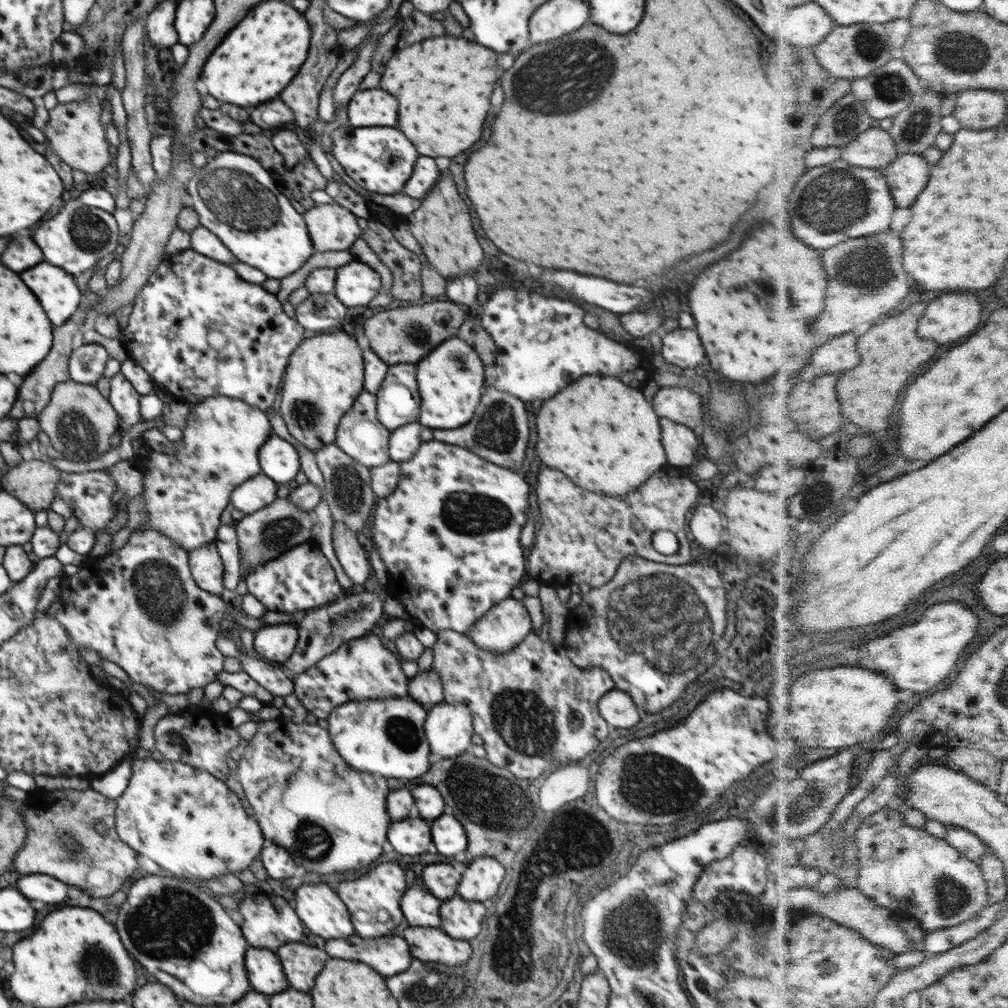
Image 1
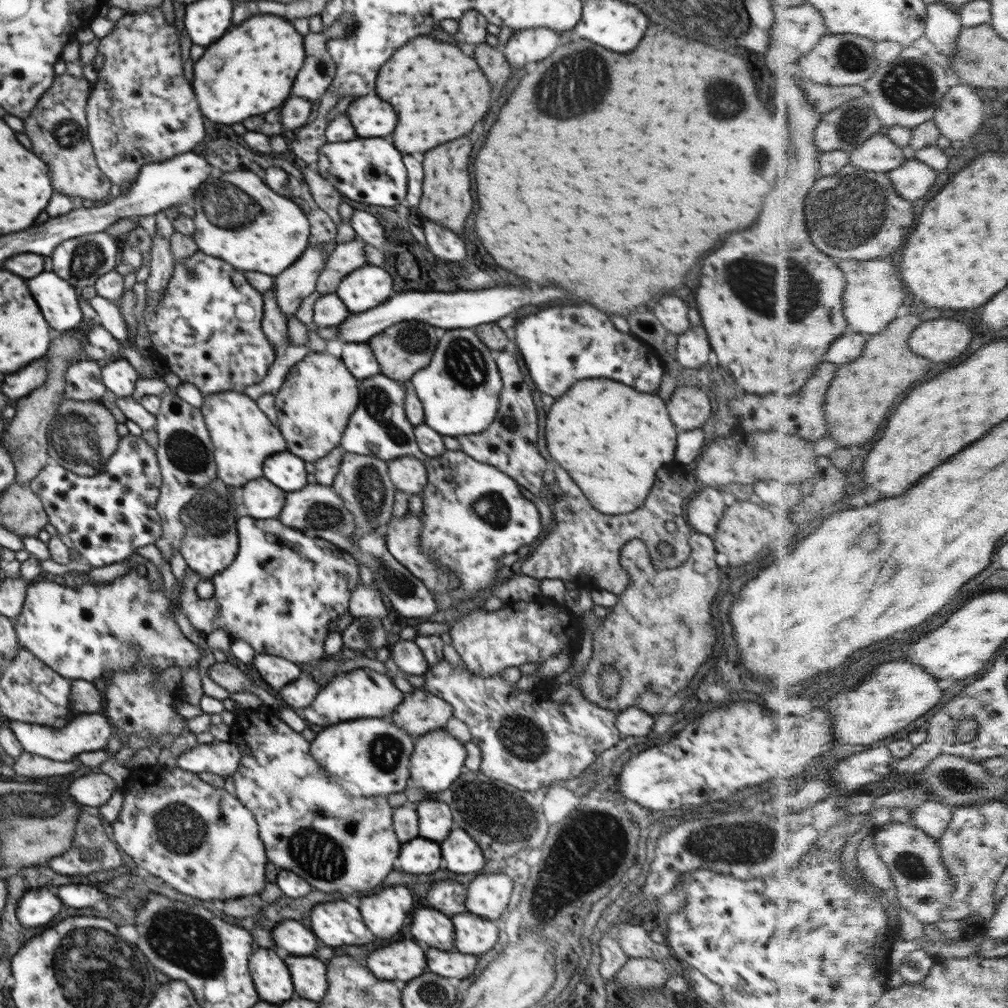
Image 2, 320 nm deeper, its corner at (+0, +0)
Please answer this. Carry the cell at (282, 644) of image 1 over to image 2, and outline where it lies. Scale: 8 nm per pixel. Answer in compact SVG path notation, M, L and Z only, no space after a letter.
M256 653L253 664L260 673L262 680L278 692L296 680L302 673L298 665L283 657L268 655L267 653Z

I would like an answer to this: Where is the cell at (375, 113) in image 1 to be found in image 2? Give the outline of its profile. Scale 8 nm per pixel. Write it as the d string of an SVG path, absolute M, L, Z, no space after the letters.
M378 96L355 98L345 112L354 124L357 137L374 138L394 132L396 112L388 102L380 100Z

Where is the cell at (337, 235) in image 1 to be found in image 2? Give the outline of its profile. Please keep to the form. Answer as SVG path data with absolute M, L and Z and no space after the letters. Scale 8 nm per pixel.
M324 243L306 248L302 256L275 277L276 300L285 317L295 314L300 303L315 291L320 271L328 257L322 253Z

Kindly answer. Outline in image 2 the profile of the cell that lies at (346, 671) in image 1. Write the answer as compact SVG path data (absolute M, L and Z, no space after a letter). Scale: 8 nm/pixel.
M358 668L338 673L330 683L322 687L315 699L304 708L302 718L307 724L327 727L347 720L360 718L382 718L390 716L402 702L403 693L392 682L392 678L375 669Z

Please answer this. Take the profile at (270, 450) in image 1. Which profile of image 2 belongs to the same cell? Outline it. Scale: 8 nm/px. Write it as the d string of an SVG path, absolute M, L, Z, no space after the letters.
M280 451L264 461L263 476L274 486L286 492L294 492L304 488L309 482L304 463L304 460L290 451Z

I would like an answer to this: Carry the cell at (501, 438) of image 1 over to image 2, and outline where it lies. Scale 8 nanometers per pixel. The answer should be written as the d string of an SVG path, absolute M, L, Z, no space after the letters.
M502 350L495 353L497 364L502 379L502 394L500 394L500 410L496 414L494 426L486 428L484 432L471 434L471 436L460 436L458 442L462 450L466 448L466 454L478 462L492 464L500 468L502 472L511 476L517 484L521 484L534 495L538 496L544 481L542 475L546 470L546 460L540 456L536 444L538 444L538 414L536 406L532 402L532 392L526 386L526 380L522 376L522 370L516 361L516 357L510 352Z

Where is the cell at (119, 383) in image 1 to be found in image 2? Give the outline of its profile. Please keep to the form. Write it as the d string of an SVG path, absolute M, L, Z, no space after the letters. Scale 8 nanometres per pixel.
M117 359L101 368L102 382L117 398L131 396L139 379L137 370L127 359Z

